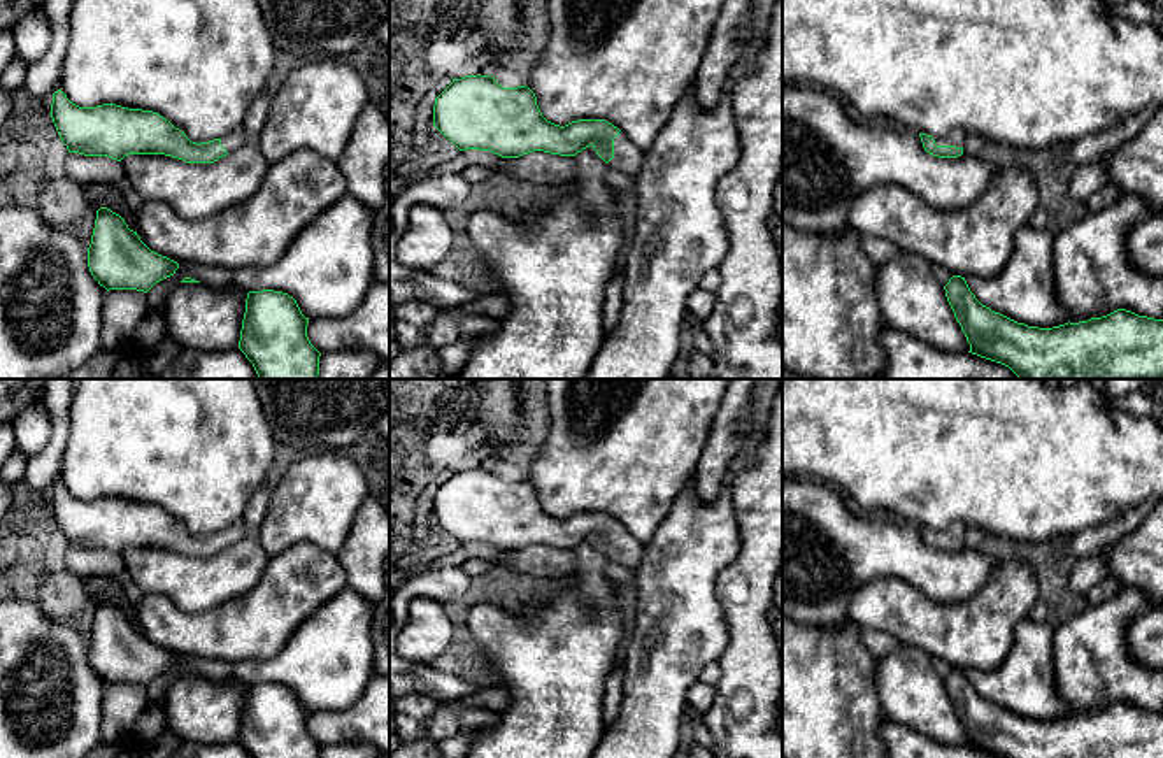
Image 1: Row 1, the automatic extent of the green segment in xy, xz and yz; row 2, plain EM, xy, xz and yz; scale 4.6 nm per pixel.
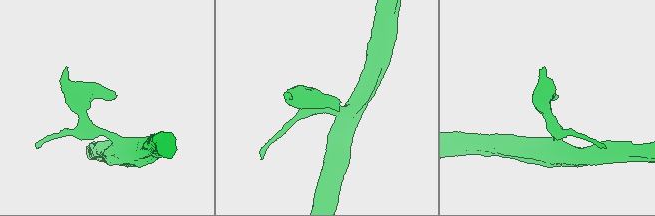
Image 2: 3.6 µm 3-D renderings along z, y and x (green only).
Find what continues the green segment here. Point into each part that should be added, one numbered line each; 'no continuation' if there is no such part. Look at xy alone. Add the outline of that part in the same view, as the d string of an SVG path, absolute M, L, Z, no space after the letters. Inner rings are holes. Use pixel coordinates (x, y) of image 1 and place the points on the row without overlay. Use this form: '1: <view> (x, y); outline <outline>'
1: xy (234, 532); outline M242 519L235 521L228 528L221 530L221 539L226 542L226 546L232 546L239 542L244 537L244 525Z

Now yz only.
1: yz (956, 530); outline M954 523L947 530L933 530L937 539L956 539L965 540L967 526L963 523Z

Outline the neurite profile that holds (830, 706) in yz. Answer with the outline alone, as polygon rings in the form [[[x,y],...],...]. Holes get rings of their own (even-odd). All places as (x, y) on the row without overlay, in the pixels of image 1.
[[[782,616],[782,758],[886,758],[879,728],[888,719],[875,686],[875,660],[851,619],[830,630]]]

